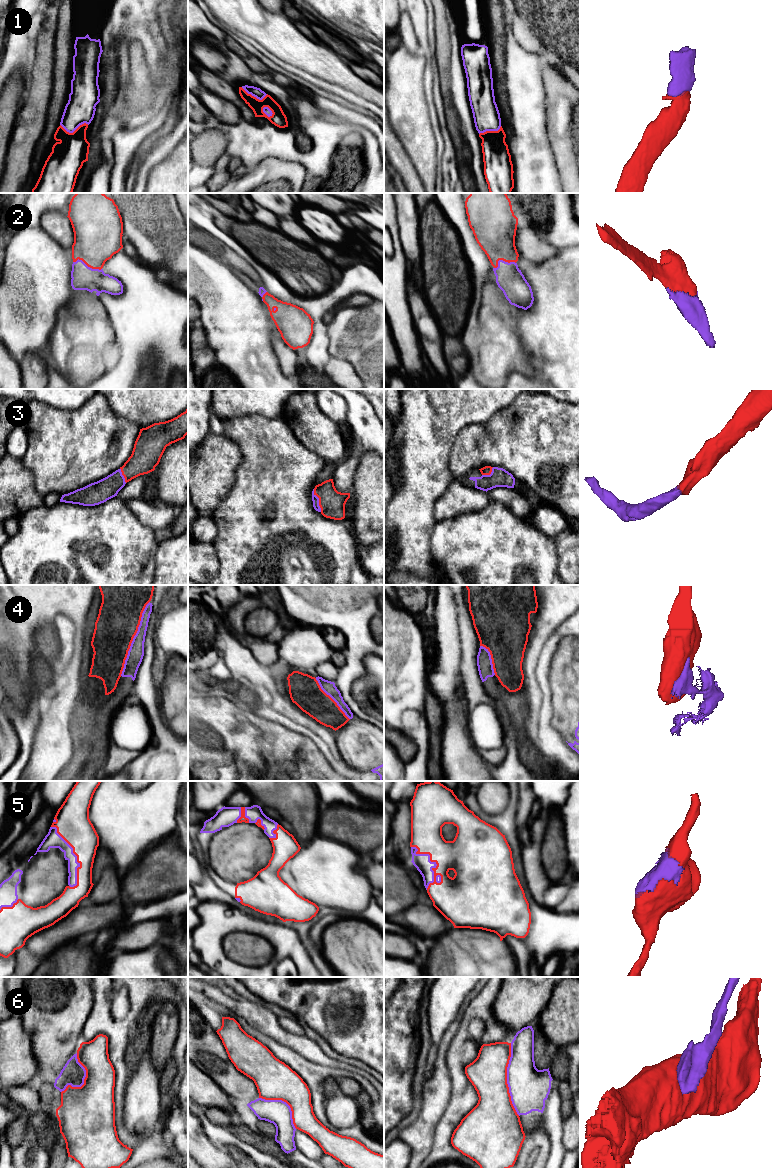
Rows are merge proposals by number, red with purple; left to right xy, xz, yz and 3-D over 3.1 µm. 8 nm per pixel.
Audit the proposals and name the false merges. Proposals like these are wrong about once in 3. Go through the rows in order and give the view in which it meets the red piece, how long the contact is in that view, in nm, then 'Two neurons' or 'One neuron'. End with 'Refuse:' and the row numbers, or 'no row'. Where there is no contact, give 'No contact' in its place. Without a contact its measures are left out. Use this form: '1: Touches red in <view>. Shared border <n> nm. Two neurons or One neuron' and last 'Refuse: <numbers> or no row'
1: Touches red in xy. Shared border 240 nm. One neuron
2: Touches red in xy. Shared border 240 nm. One neuron
3: Touches red in xz. Shared border 200 nm. One neuron
4: Touches red in xy. Shared border 650 nm. One neuron
5: Touches red in yz. Shared border 380 nm. One neuron
6: Touches red in yz. Shared border 600 nm. Two neurons
Refuse: 6

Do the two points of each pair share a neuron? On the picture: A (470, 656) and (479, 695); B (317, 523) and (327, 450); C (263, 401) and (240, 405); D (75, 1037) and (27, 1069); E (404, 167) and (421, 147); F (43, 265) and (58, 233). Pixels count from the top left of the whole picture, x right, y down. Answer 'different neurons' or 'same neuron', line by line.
A: same neuron
B: different neurons
C: same neuron
D: different neurons
E: different neurons
F: different neurons

